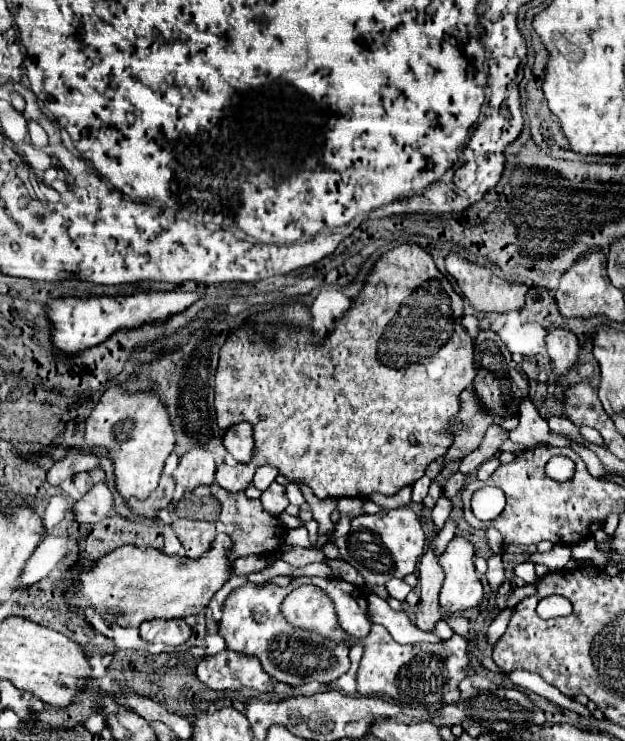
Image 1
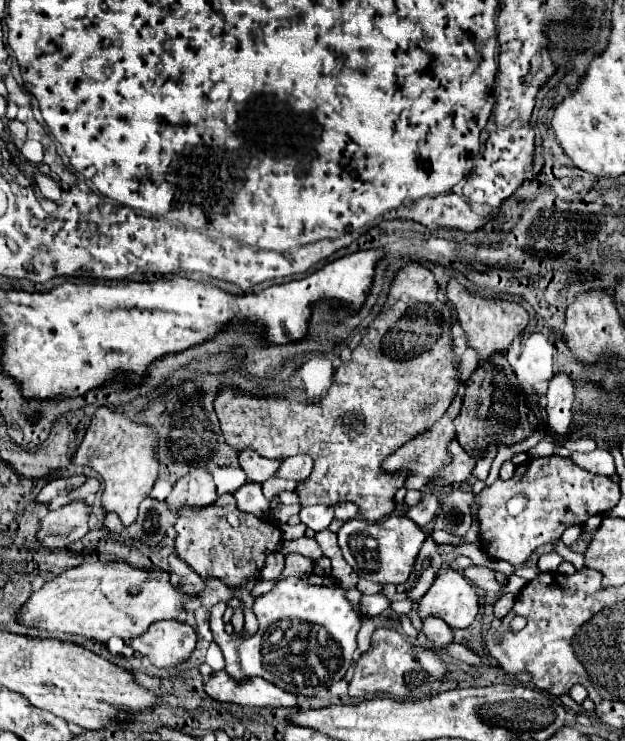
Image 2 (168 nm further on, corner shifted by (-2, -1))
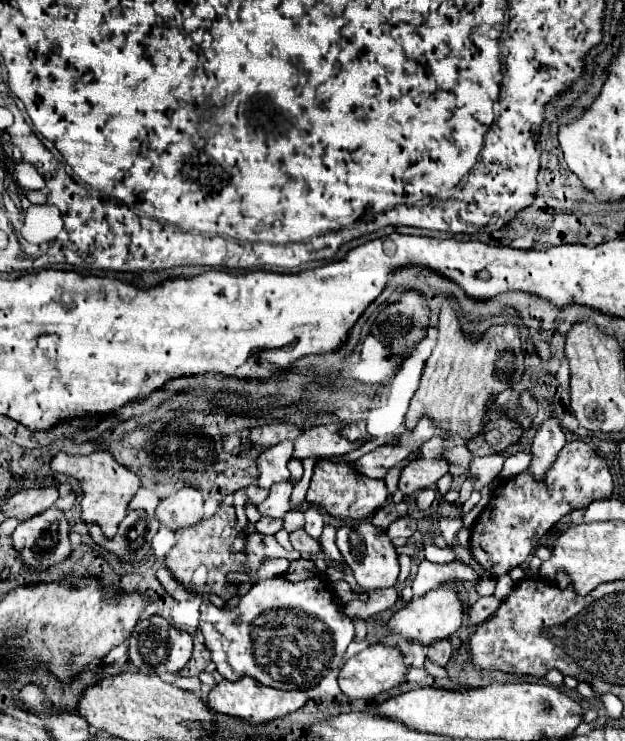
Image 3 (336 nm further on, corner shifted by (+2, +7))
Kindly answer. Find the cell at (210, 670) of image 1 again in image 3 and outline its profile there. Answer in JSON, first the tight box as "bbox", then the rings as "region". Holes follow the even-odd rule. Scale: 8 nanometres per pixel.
{"bbox":[209,676,307,724],"region":[[[243,676],[235,682],[231,680],[219,680],[211,692],[209,692],[209,708],[221,712],[239,716],[251,724],[261,724],[279,716],[285,716],[297,708],[301,708],[307,702],[307,694],[303,690],[275,690],[271,686],[255,682],[251,676]]]}

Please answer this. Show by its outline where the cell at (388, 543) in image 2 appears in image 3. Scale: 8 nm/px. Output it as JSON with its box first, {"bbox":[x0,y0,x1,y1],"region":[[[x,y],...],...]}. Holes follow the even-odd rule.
{"bbox":[335,520,399,590],"region":[[[369,520],[359,522],[355,526],[351,526],[351,522],[349,522],[341,528],[337,528],[335,544],[337,544],[343,560],[351,566],[353,576],[363,590],[377,590],[377,588],[395,586],[397,576],[399,576],[399,560],[397,560],[397,548],[393,546],[387,530],[371,524]]]}

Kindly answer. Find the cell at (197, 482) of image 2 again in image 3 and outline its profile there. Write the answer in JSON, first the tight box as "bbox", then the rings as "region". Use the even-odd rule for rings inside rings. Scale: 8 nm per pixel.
{"bbox":[157,486,203,530],"region":[[[185,486],[157,506],[157,518],[163,526],[177,530],[191,526],[203,518],[203,492],[195,486]]]}

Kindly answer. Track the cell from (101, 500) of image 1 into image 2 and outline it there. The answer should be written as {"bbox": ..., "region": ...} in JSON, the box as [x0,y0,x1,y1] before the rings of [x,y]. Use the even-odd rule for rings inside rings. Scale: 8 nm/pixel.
{"bbox":[37,502,89,550],"region":[[[71,502],[41,518],[37,540],[47,550],[65,548],[89,532],[89,508],[83,502]]]}

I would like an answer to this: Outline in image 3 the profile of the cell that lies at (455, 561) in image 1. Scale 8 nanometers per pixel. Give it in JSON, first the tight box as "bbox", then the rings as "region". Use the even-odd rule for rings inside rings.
{"bbox":[389,582,463,644],"region":[[[443,582],[435,590],[429,590],[423,596],[413,596],[413,600],[395,612],[389,620],[391,632],[401,636],[403,640],[417,640],[419,644],[431,644],[439,638],[449,638],[463,622],[463,600],[455,584]]]}

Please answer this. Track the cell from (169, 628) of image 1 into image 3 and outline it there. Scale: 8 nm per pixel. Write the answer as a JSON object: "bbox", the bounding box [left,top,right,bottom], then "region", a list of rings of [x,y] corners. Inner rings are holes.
{"bbox":[129,616,193,674],"region":[[[151,616],[147,620],[141,620],[137,628],[131,632],[129,638],[129,658],[137,668],[151,668],[157,674],[165,672],[179,672],[191,658],[193,652],[193,638],[189,632],[179,630],[163,616]]]}

